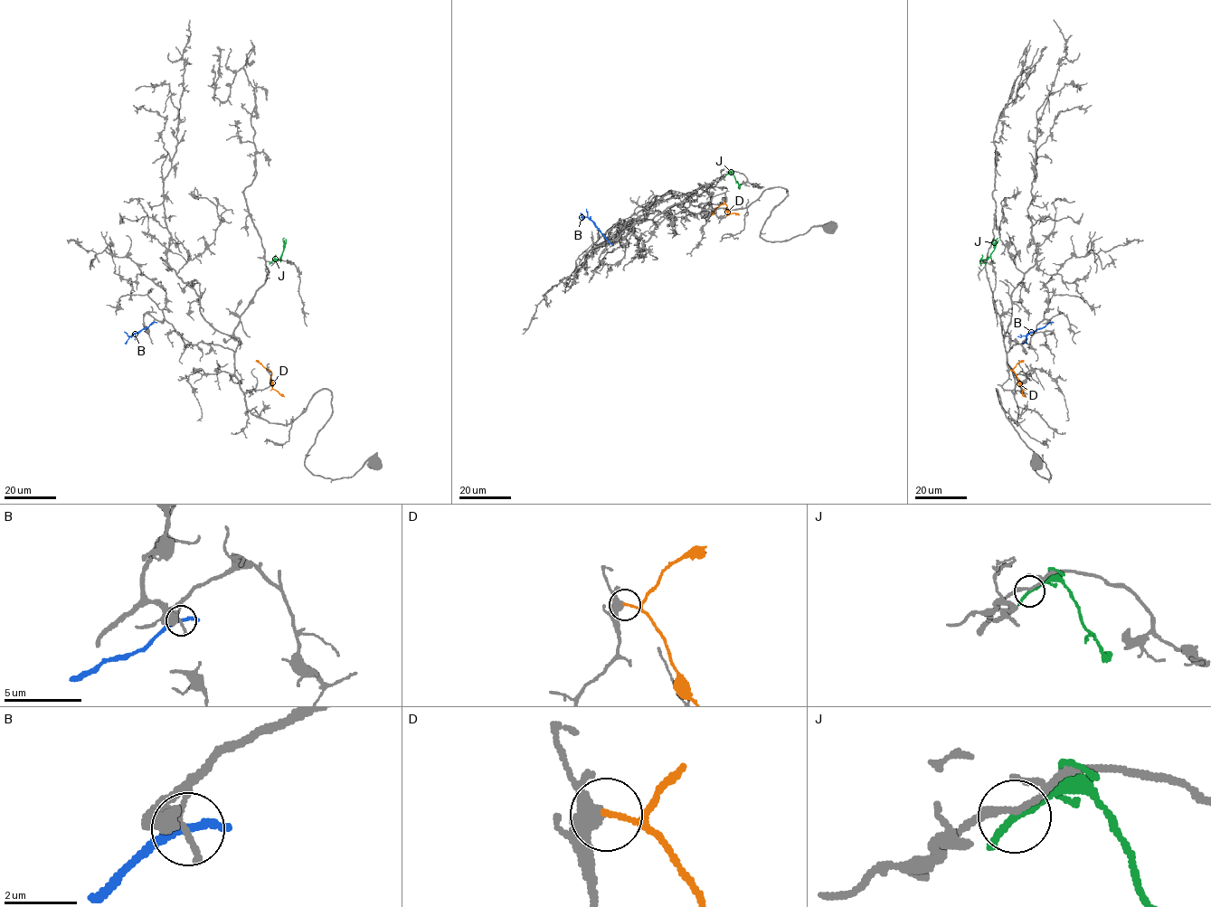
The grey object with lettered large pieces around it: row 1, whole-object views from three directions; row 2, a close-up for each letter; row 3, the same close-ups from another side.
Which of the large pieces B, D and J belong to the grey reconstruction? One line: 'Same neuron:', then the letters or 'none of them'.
Same neuron: none of them

